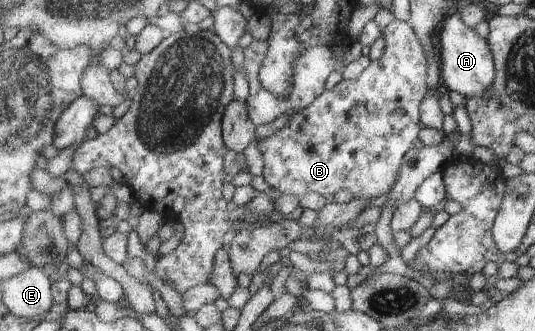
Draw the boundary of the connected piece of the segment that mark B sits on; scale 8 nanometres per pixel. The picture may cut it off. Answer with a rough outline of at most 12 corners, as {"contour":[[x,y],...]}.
{"contour":[[426,48],[385,53],[257,143],[269,187],[388,195],[423,129]]}

